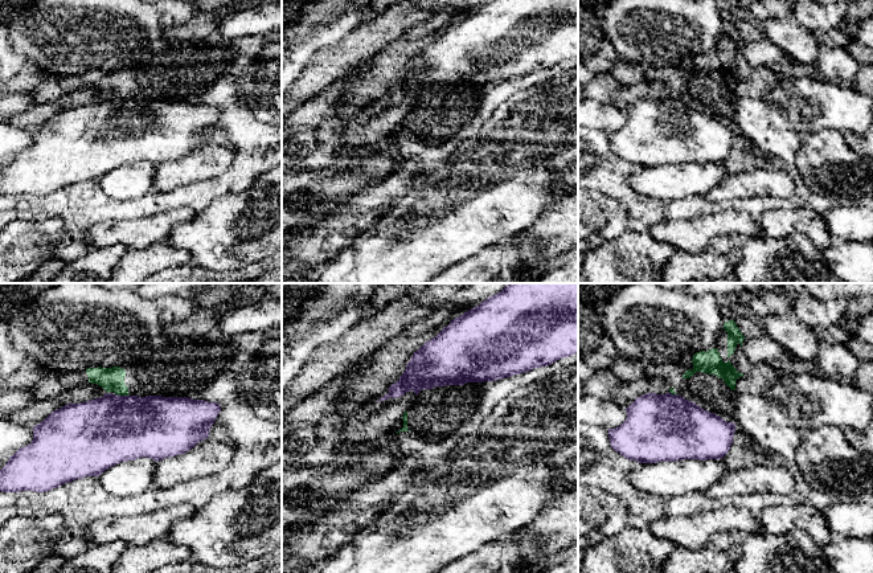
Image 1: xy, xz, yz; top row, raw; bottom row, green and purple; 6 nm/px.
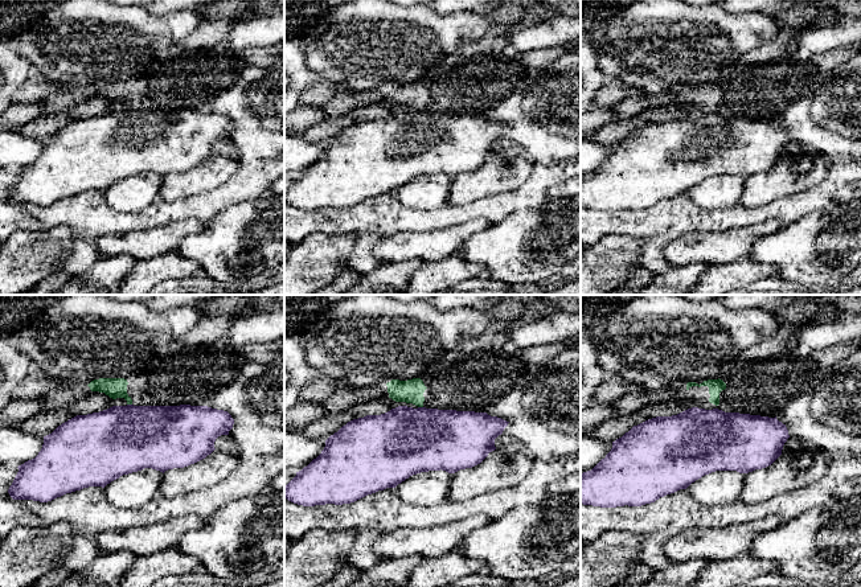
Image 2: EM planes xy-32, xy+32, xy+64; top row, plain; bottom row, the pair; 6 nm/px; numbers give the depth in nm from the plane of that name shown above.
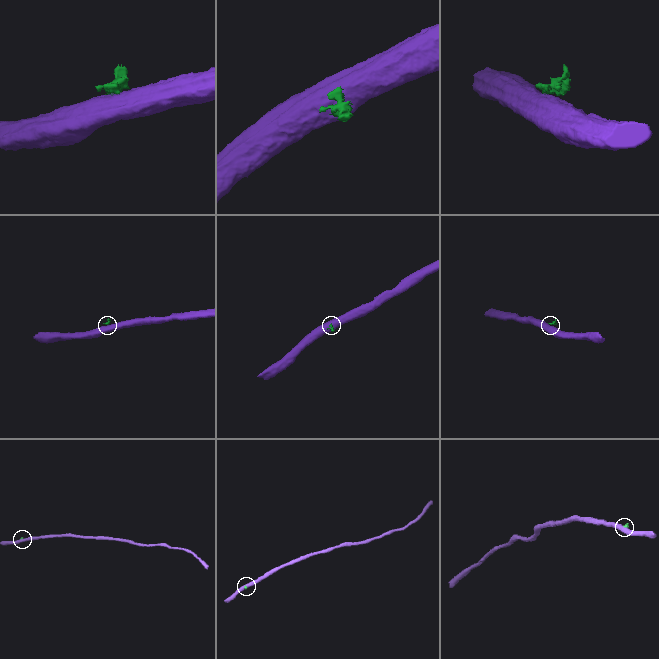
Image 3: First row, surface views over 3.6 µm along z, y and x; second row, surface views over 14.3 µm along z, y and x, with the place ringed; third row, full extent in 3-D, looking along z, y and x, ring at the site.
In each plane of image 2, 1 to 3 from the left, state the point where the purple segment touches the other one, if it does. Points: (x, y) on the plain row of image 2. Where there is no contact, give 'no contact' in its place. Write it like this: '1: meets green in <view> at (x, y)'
1: meets green in xy-32 at (130, 107)
2: meets green in xy+32 at (421, 110)
3: no contact

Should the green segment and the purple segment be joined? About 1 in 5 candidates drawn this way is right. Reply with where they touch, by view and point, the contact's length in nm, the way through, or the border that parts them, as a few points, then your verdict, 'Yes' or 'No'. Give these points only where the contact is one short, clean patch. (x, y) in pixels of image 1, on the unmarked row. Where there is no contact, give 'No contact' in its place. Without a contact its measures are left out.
Touches green at xy (122, 98). Shared border 90 nm. Boundary: xy (115, 97), (128, 99). No

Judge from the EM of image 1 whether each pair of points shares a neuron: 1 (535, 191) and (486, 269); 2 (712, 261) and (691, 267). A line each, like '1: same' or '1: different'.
1: different
2: same

